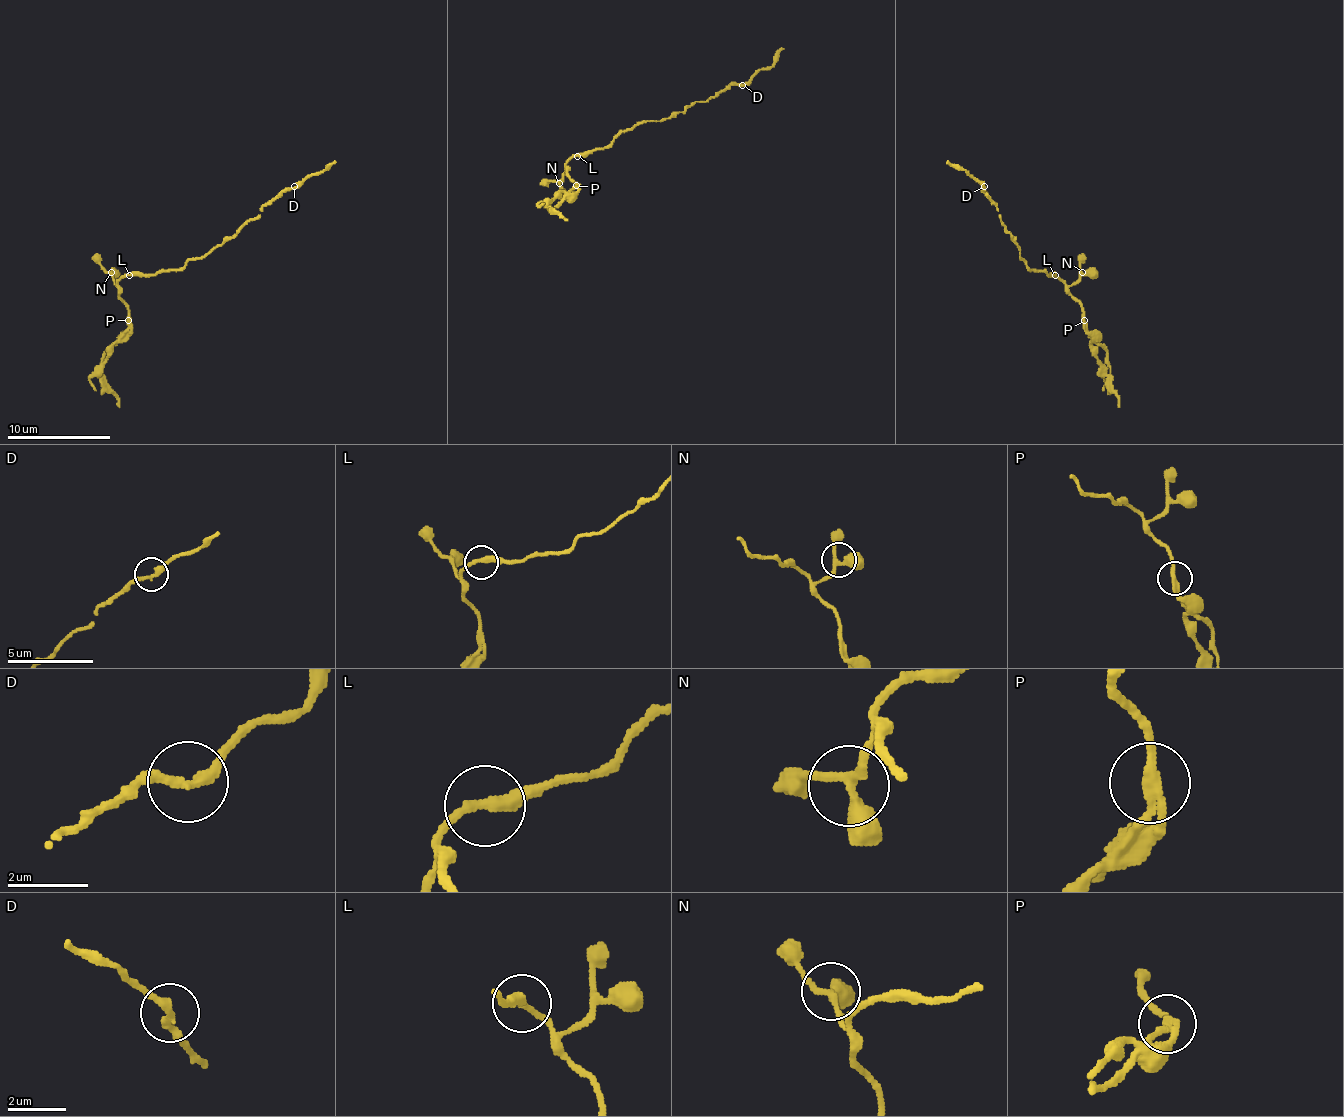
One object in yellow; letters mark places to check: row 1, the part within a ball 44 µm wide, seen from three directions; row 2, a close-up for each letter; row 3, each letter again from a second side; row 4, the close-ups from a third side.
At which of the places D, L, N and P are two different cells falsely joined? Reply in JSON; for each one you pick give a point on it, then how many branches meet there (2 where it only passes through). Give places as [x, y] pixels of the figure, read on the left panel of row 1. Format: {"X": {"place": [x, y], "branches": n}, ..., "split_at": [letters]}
{"P": {"place": [128, 320], "branches": 3}, "split_at": ["P"]}

